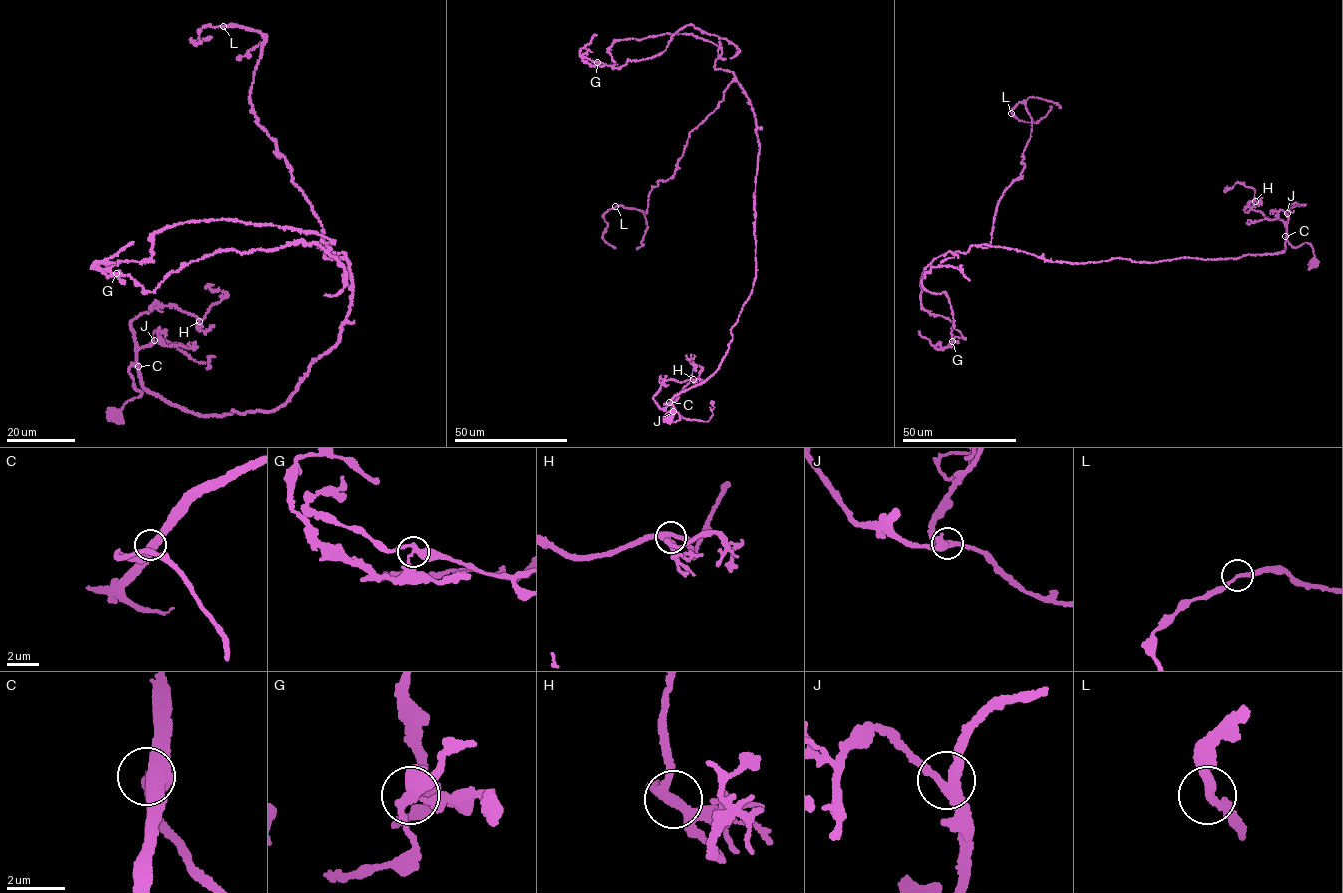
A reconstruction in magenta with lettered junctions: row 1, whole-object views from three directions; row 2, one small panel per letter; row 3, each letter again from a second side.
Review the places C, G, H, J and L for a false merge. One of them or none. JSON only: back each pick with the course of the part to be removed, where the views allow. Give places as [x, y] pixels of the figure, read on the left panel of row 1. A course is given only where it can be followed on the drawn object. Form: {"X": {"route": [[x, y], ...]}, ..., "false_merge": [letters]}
{"G": {"route": [[116, 273], [149, 292], [169, 273], [216, 252], [302, 242], [320, 245], [345, 271], [346, 286], [324, 295]]}, "false_merge": ["G"]}

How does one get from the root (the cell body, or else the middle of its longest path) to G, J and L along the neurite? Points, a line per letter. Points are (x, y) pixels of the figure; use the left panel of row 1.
G: (115, 413), (132, 365), (200, 416), (272, 411), (353, 288), (334, 240), (225, 219), (116, 273)
J: (115, 413), (143, 392), (135, 388), (129, 371), (132, 365), (137, 365), (136, 351), (154, 340)
L: (115, 413), (132, 365), (200, 416), (272, 411), (350, 310), (252, 109), (264, 40), (223, 25)

